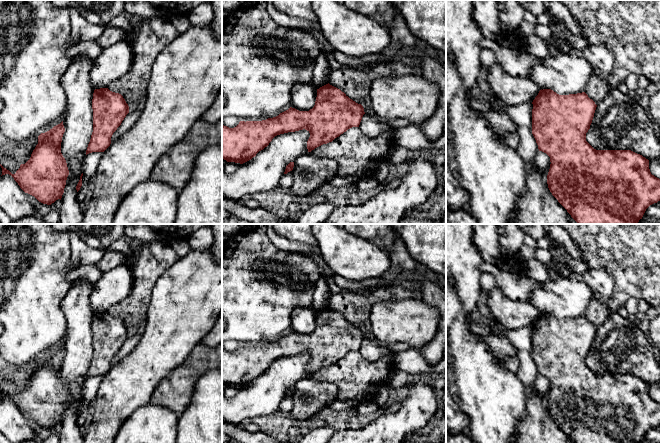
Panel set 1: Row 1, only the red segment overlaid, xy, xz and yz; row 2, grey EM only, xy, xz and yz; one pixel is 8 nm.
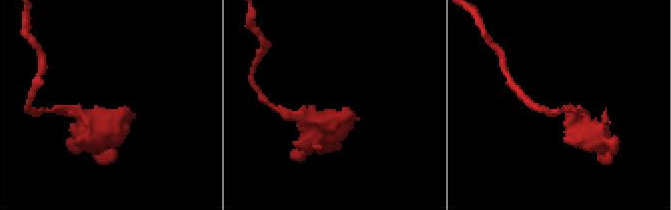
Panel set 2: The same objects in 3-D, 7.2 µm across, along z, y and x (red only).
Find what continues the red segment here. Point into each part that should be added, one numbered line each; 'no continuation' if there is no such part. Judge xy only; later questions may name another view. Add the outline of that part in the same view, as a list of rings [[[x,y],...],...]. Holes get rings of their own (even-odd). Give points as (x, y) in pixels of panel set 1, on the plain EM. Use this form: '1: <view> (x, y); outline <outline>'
no continuation

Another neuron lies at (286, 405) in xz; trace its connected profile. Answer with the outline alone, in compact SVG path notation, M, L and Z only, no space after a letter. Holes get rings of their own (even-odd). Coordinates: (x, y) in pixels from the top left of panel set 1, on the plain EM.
M292 394L282 400L282 402L280 403L280 406L278 408L278 411L282 414L289 413L293 408L293 404L294 404L294 398L293 398L293 394Z

